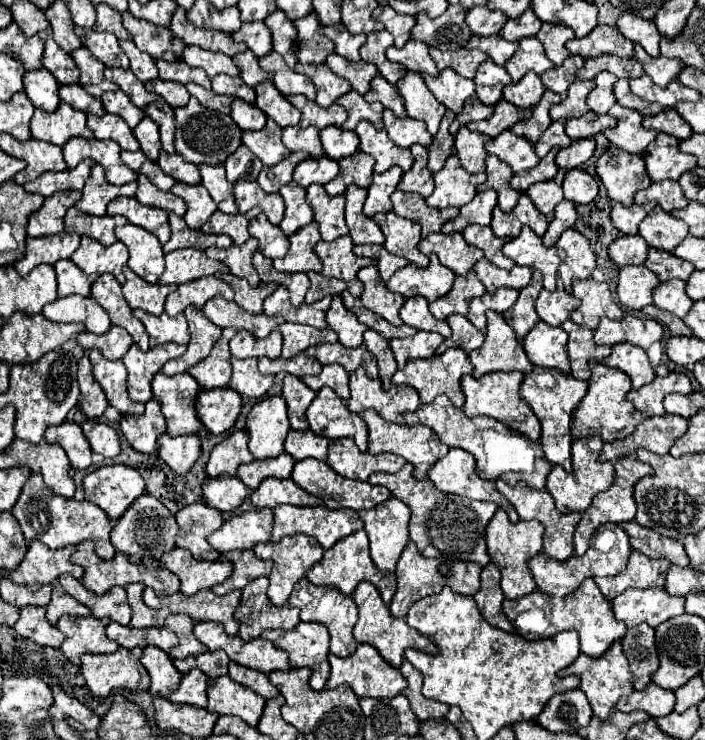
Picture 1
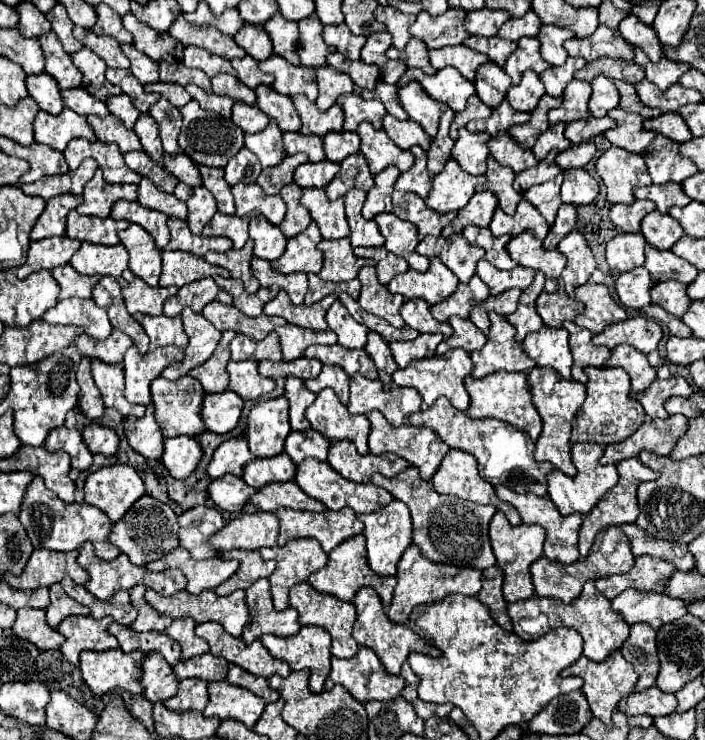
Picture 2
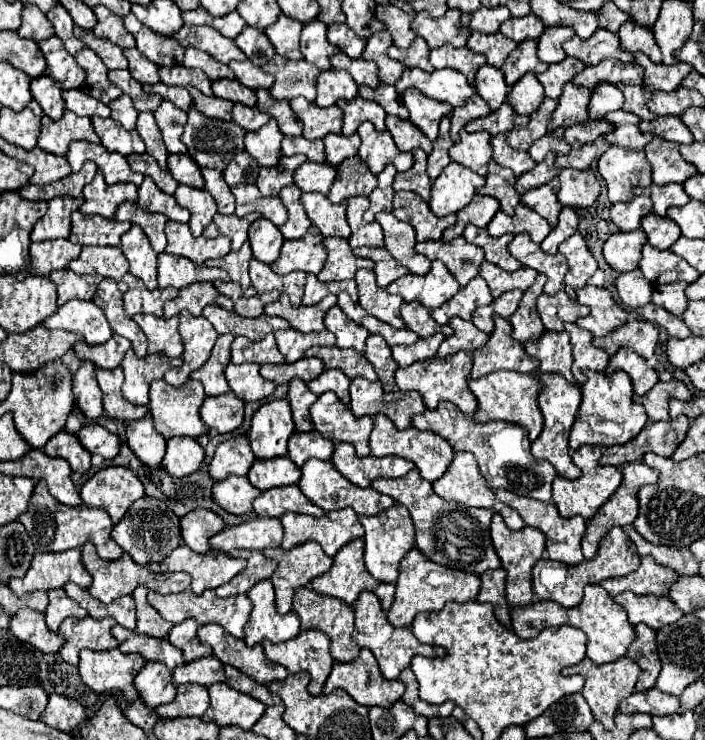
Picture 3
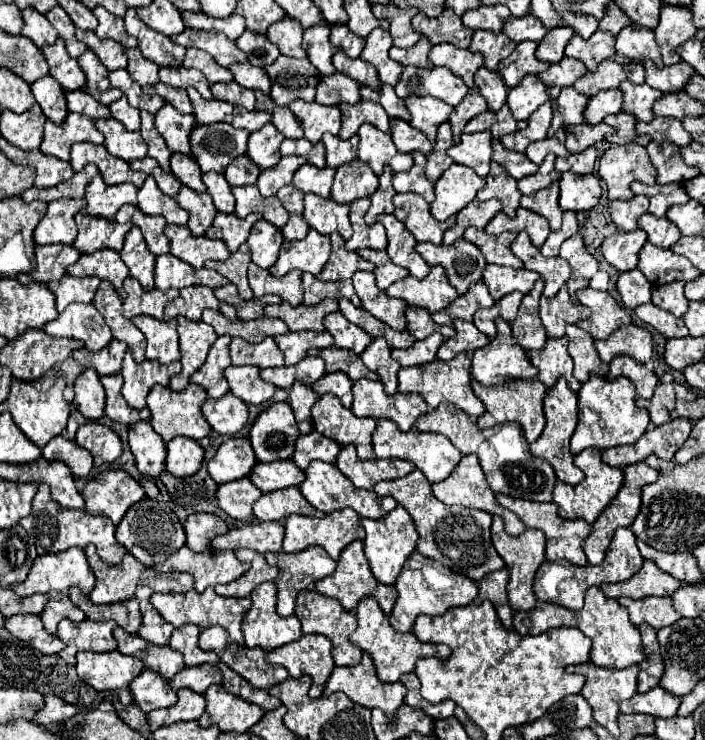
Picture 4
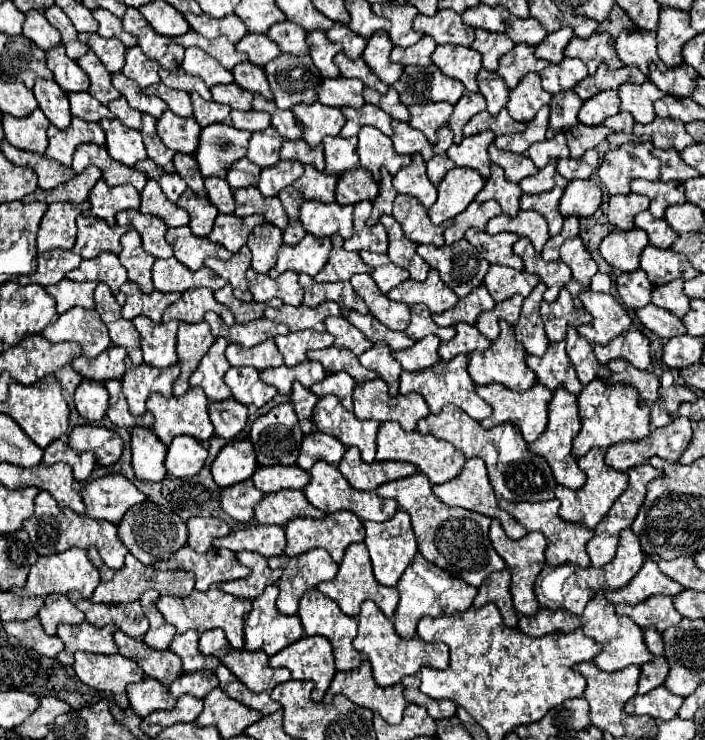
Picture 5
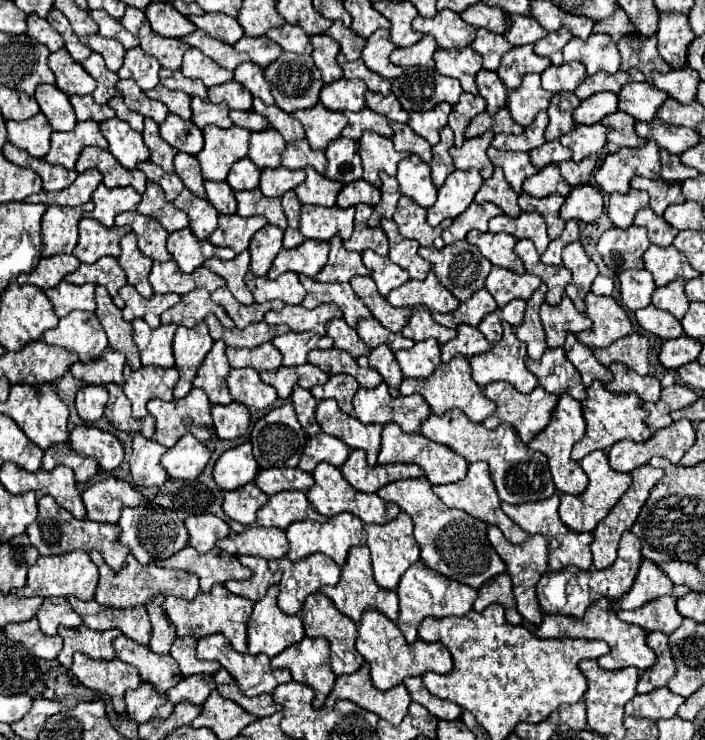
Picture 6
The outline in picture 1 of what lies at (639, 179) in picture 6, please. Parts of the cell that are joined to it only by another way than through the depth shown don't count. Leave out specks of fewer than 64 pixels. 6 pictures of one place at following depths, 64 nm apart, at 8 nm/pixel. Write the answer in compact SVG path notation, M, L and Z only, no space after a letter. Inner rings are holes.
M664 180L664 182L660 182L660 184L652 184L652 186L646 188L646 190L638 190L634 198L636 198L638 204L656 200L658 206L660 206L664 212L672 212L672 210L684 208L684 206L688 204L686 196L682 194L680 184L674 182L674 180Z

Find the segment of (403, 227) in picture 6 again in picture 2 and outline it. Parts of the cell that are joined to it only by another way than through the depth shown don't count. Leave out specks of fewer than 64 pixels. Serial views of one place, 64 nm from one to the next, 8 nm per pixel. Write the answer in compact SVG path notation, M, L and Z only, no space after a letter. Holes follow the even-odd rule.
M392 192L392 204L394 204L394 214L402 220L412 222L418 228L418 238L426 236L440 236L442 228L450 224L456 218L456 212L448 214L438 214L426 206L426 202L416 196L414 192Z

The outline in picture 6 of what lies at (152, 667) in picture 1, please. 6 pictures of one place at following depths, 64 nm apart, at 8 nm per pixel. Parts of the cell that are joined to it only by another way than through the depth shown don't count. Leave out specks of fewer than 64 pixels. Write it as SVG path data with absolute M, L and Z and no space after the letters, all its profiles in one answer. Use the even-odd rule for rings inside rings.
M140 684L134 692L126 692L126 714L130 720L144 724L150 720L166 720L172 714L172 706L166 702L166 696L156 696L148 684Z

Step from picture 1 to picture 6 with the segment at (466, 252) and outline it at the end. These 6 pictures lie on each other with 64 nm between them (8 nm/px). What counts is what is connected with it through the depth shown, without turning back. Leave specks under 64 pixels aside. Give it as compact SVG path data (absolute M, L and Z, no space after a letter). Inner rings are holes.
M458 240L442 250L420 248L420 256L432 262L432 270L440 284L460 302L470 300L474 292L482 290L492 270L490 260L480 256L480 250L466 240Z

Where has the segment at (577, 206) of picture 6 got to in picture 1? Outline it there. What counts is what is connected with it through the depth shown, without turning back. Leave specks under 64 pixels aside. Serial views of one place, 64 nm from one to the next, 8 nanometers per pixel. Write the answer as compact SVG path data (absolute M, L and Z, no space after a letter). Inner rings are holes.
M568 170L564 178L564 198L574 204L588 204L598 196L596 180L584 170Z

